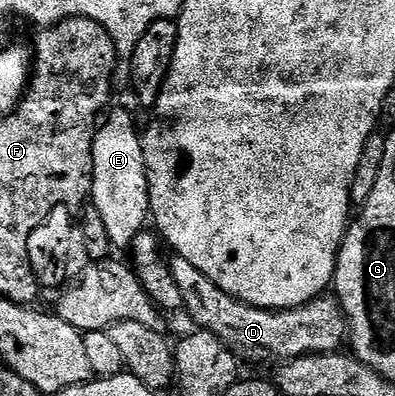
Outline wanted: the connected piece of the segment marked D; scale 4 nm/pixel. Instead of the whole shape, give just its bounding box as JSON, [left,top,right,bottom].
[173,260,348,364]

